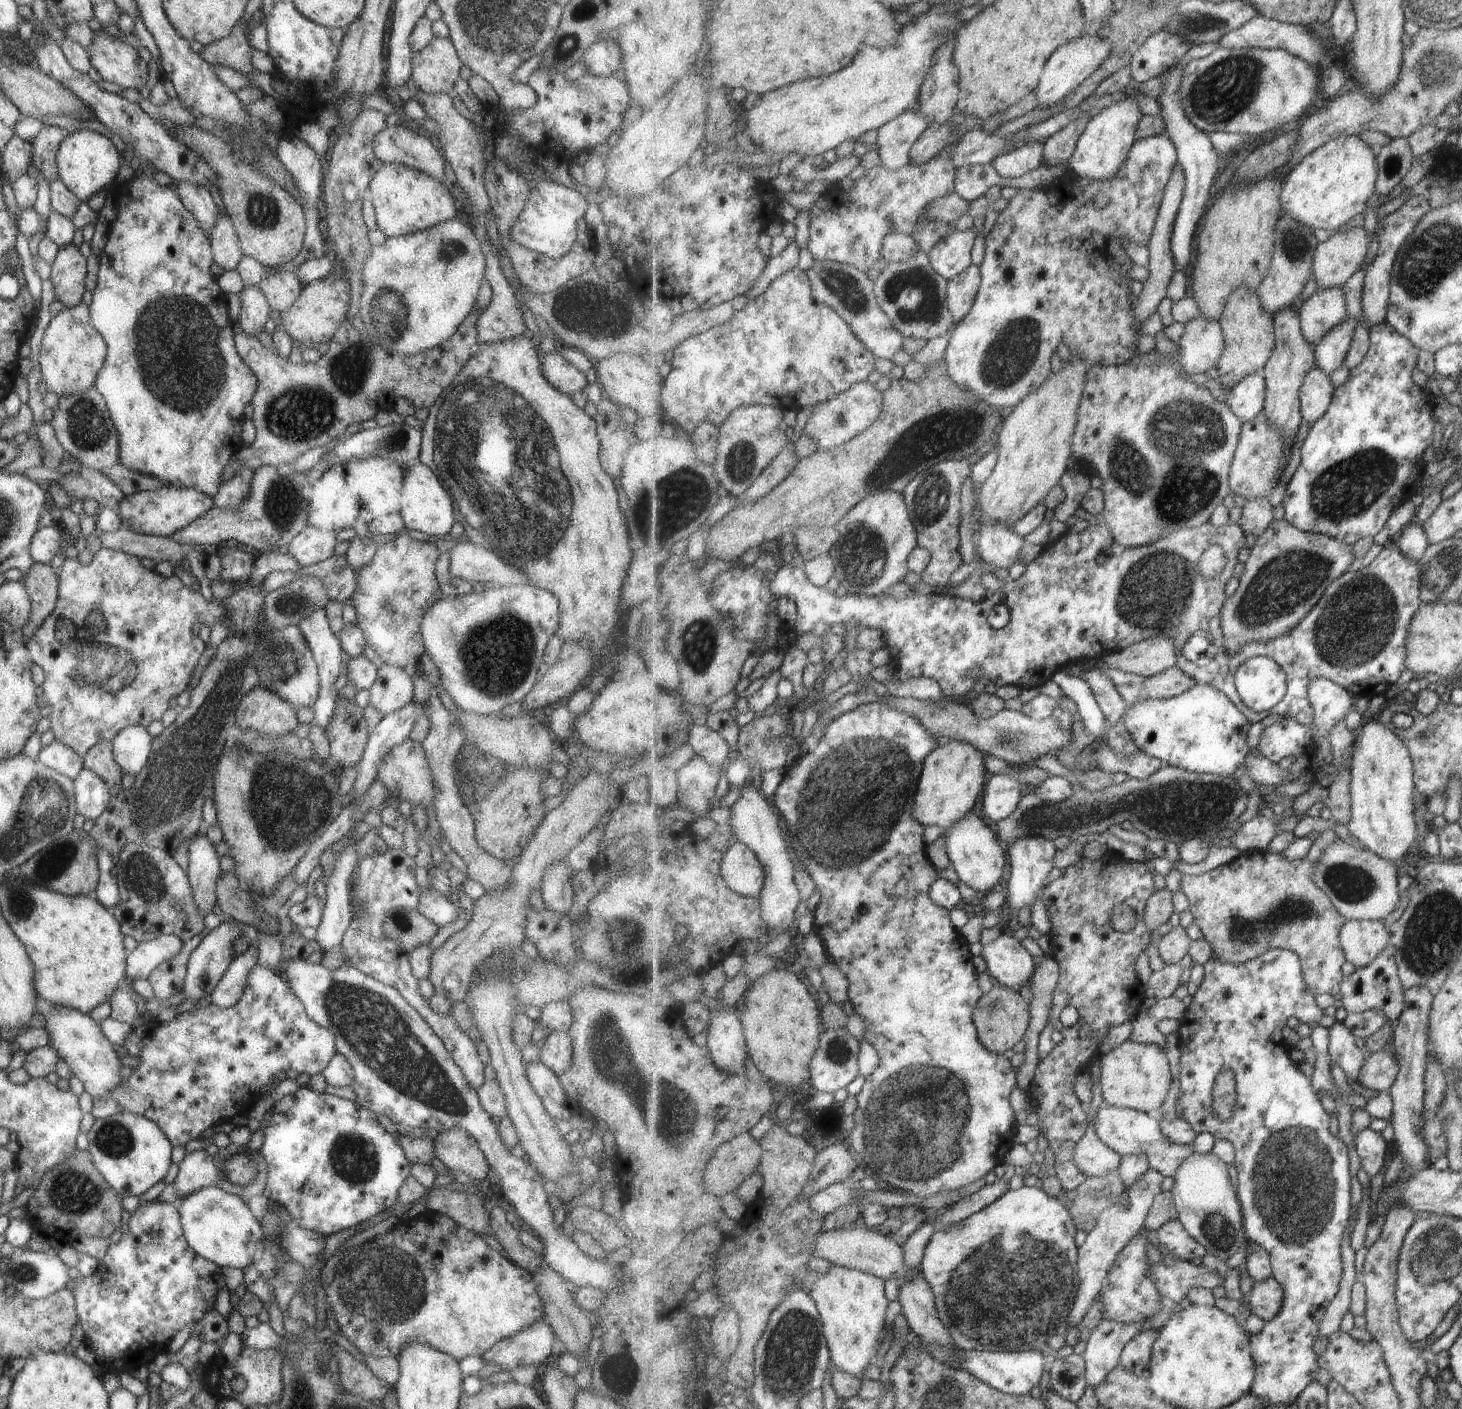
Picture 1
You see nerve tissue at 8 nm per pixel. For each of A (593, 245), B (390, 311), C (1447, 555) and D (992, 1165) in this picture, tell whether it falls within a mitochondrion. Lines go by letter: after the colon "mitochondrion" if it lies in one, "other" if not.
A: other
B: mitochondrion
C: mitochondrion
D: other

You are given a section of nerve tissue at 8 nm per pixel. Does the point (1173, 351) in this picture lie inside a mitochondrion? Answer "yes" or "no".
no

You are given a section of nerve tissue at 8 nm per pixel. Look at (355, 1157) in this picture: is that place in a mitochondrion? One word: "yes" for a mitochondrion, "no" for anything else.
yes

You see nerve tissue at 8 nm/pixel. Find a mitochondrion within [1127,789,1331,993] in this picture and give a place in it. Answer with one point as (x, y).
(1291, 911)

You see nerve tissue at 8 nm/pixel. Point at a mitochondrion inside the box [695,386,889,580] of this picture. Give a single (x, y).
(742, 456)

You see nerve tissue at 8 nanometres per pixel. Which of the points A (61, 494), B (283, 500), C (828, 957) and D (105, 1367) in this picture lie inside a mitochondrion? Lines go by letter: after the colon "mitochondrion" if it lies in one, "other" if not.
A: other
B: mitochondrion
C: other
D: other

